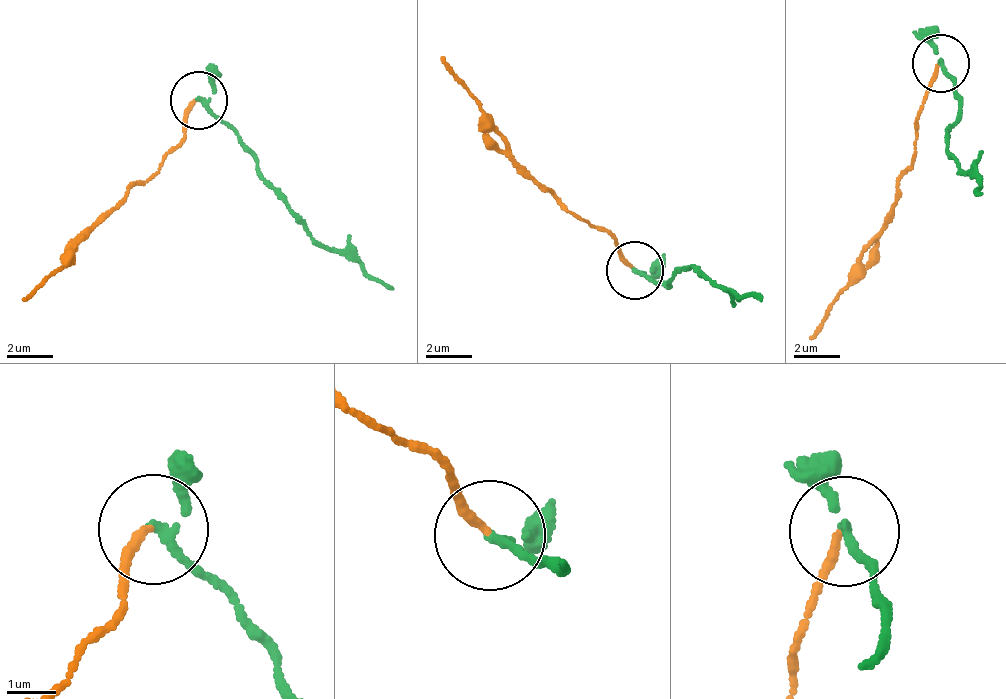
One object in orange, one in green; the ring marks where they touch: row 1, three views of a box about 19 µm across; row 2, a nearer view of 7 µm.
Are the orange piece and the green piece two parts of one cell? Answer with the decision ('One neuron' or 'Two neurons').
Two neurons

